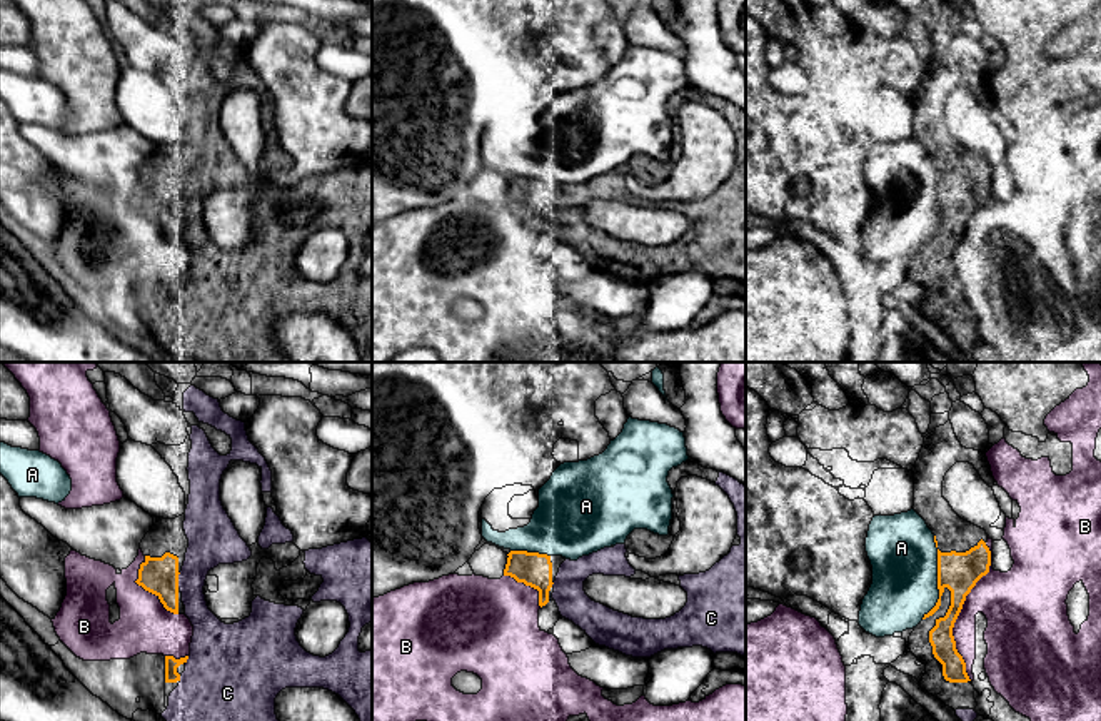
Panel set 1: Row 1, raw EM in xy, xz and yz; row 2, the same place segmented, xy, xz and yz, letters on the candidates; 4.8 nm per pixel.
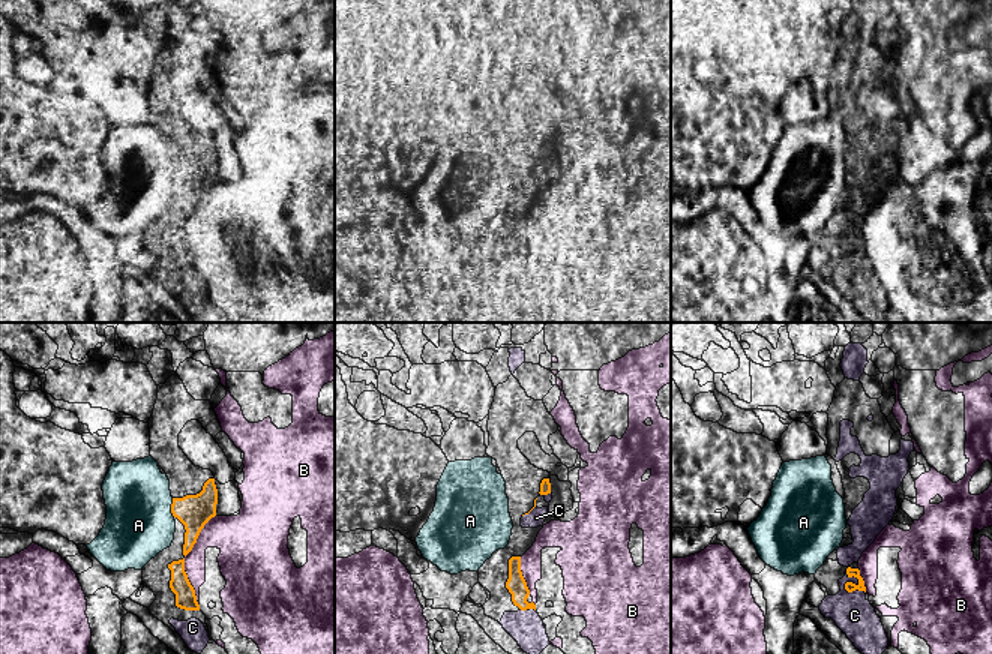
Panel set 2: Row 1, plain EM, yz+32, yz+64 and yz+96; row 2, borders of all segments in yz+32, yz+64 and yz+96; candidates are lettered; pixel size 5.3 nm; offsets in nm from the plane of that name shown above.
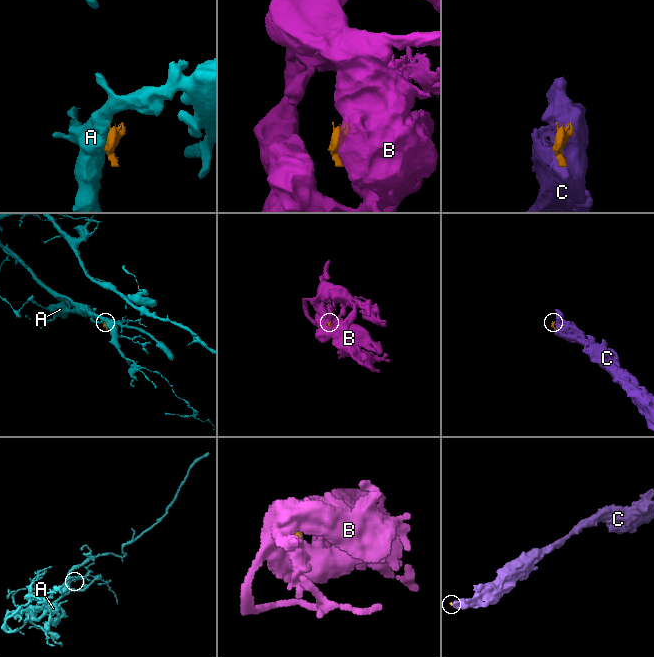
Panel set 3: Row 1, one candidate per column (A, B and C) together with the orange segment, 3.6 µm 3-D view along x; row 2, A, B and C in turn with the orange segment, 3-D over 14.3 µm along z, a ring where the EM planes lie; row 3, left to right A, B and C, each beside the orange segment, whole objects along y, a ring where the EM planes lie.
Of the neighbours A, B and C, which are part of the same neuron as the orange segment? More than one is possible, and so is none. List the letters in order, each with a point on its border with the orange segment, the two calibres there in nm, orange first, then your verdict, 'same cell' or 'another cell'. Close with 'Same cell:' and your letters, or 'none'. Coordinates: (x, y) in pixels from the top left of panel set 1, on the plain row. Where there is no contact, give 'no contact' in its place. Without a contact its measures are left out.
A: contact yz (938, 204); calibres 190 and 320 nm; another cell
B: contact yz (960, 237); calibres 190 and 280 nm; another cell
C: contact xy (177, 207); calibres 180 and 220 nm; same cell
Same cell: C

